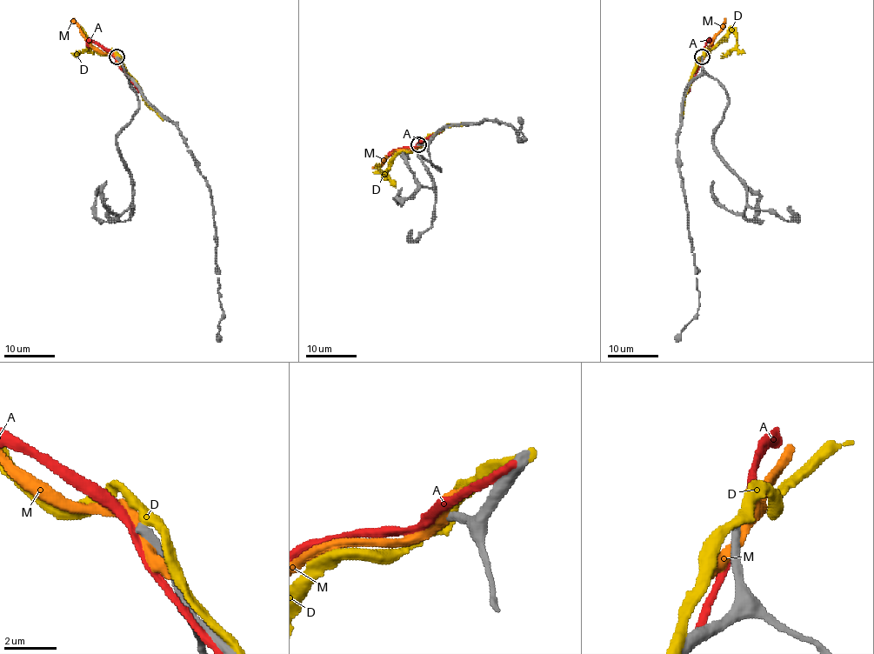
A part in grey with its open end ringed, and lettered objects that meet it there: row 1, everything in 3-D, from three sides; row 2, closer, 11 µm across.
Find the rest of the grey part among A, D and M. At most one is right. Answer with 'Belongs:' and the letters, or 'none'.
Belongs: none

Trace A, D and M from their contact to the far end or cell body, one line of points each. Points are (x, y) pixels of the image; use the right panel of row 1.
A: (701, 57), (689, 92)
D: (701, 56), (732, 32), (736, 37), (736, 46), (720, 56)
M: (701, 59), (725, 18)

